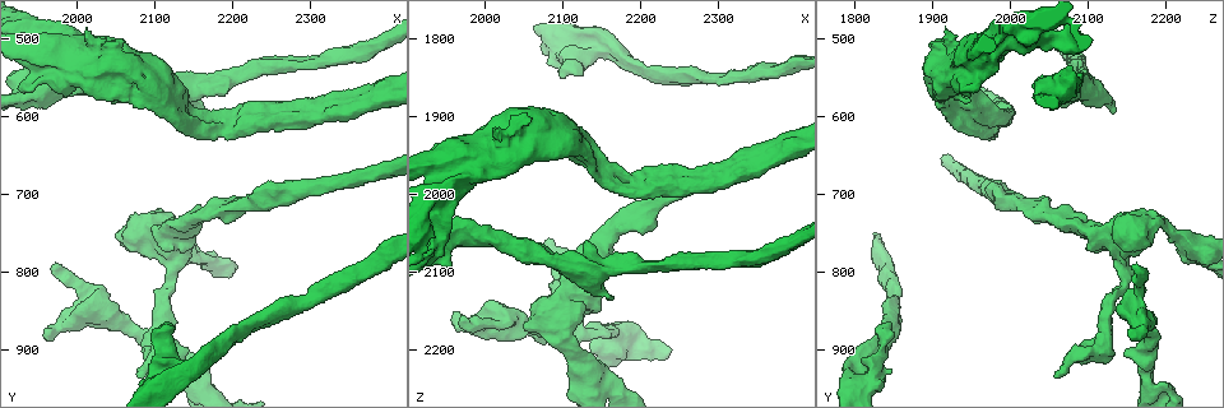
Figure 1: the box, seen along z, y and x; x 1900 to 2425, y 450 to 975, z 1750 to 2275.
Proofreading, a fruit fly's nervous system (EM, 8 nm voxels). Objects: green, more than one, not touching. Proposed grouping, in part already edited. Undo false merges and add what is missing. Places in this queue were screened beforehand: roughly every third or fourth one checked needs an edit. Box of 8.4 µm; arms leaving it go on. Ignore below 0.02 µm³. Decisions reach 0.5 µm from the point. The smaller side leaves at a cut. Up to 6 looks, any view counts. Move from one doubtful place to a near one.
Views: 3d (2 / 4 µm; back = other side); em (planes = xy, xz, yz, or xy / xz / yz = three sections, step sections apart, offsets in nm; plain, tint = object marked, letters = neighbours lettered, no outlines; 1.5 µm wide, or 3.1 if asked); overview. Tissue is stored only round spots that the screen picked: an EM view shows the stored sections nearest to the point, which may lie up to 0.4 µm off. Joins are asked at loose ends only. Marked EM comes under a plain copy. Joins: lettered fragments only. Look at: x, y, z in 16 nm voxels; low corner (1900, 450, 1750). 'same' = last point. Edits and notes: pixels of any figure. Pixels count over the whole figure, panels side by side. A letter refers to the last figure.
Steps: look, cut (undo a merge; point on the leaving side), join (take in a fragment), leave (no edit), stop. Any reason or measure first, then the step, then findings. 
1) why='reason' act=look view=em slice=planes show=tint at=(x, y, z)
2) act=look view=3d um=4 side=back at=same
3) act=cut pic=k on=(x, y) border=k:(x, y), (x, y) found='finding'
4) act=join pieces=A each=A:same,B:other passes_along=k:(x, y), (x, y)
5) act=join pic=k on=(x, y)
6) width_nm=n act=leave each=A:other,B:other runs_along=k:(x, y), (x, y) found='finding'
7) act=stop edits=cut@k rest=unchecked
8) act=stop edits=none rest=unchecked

why='branch stops here' act=look view=em slice=planes show=tint at=(1955, 550, 2090)

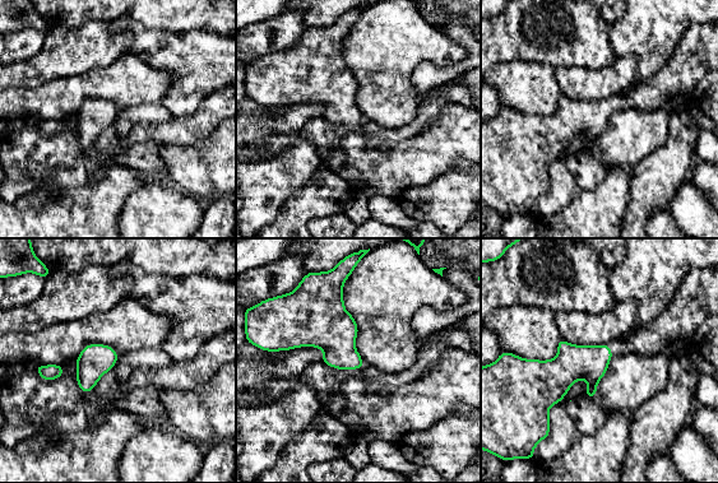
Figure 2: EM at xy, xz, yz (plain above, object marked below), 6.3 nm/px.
act=look view=em slice=planes show=letters at=same

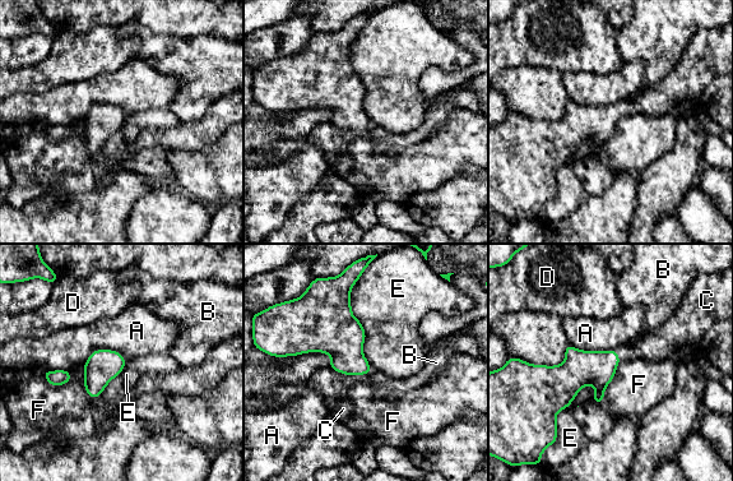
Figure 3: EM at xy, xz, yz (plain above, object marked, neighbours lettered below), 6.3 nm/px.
act=join pieces=C each=A:other,B:other,C:same,D:other,E:other,F:other found='it goes on there'

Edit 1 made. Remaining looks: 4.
why='three arms meet' act=look view=3d um=4 at=(2095, 735, 2170)

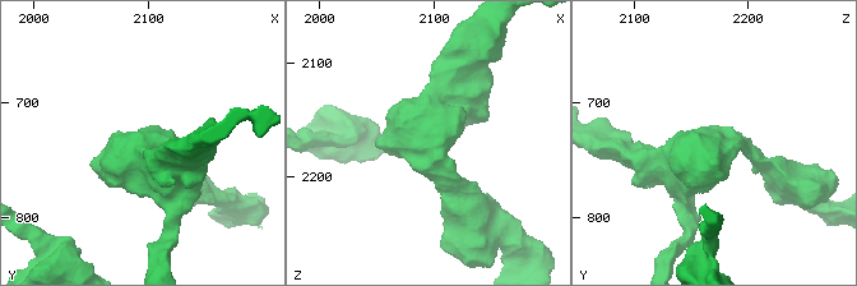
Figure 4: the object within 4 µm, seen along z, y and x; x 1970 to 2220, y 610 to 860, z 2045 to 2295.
why='now the EM' act=look view=em slice=planes show=letters at=(2092, 732, 2172)

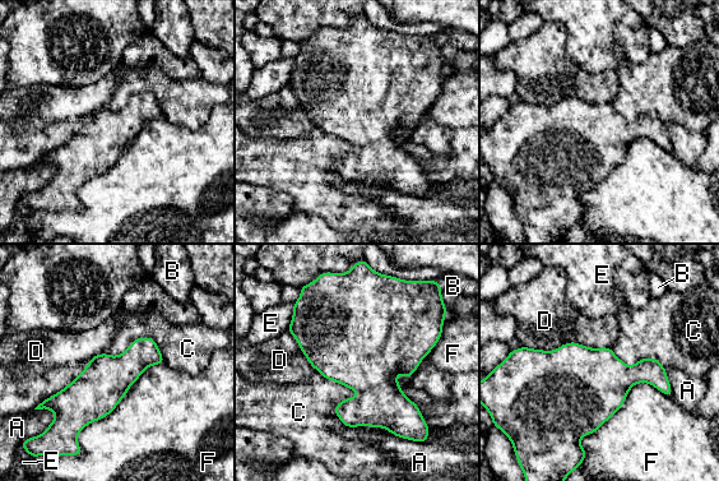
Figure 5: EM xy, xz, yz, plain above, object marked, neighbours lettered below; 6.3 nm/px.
act=leave each=A:other,B:other,C:other,D:other,E:other,F:other border=5:(101, 354), (151, 337), (165, 362) found='continuous, no second cell'

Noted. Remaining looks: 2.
act=stop edits=join@3 rest=unchecked

